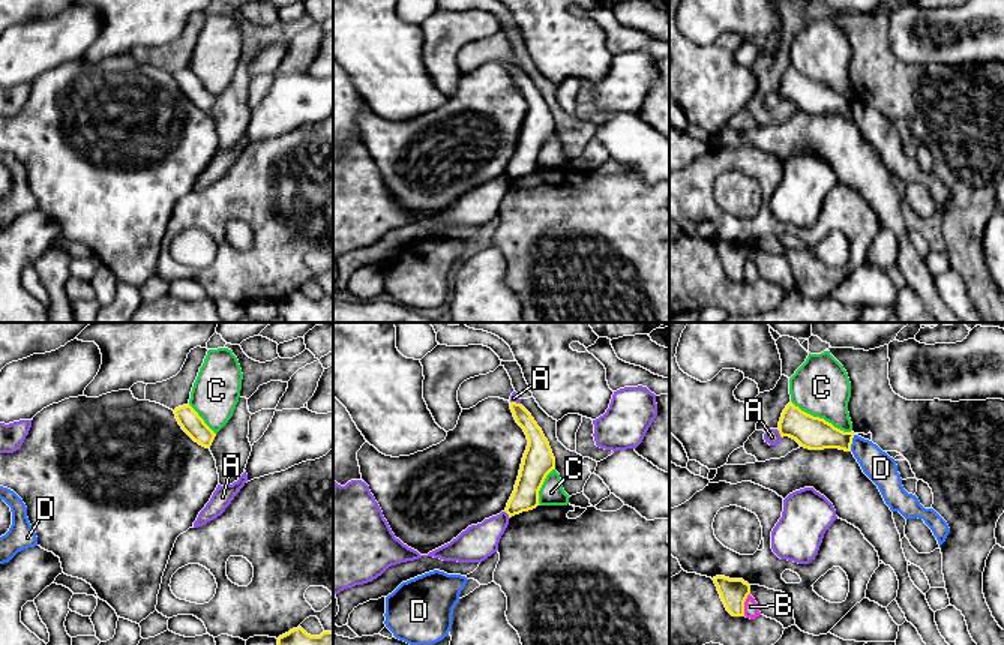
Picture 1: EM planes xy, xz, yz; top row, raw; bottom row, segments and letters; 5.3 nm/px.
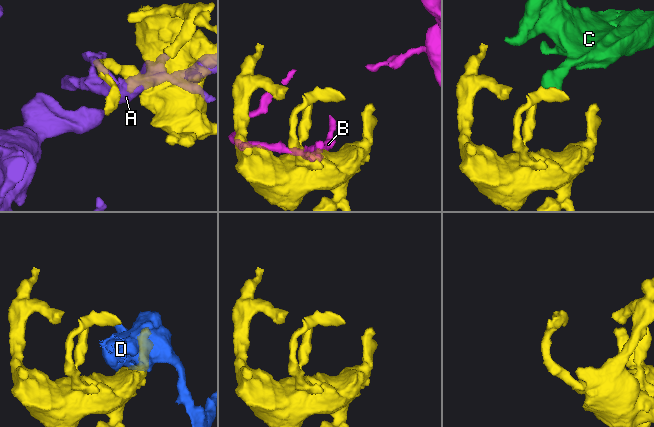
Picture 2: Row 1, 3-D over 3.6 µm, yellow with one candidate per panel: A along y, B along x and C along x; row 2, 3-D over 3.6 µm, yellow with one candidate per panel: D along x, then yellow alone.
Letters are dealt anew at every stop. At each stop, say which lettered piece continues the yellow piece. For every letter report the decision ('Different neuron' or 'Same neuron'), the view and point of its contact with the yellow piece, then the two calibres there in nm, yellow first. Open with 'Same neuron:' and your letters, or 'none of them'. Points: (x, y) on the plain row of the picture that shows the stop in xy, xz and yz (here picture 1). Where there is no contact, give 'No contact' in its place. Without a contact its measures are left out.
Same neuron: none of them
A: Different neuron. Touches yellow at yz (779, 96). Thickness 180 nm (yellow) against 80 nm
B: Different neuron. Touches yellow at yz (743, 269). Thickness 140 nm (yellow) against 80 nm
C: Different neuron. Touches yellow at yz (821, 83). Thickness 180 nm (yellow) against 300 nm
D: Different neuron. Touches yellow at yz (851, 105). Thickness 180 nm (yellow) against 160 nm

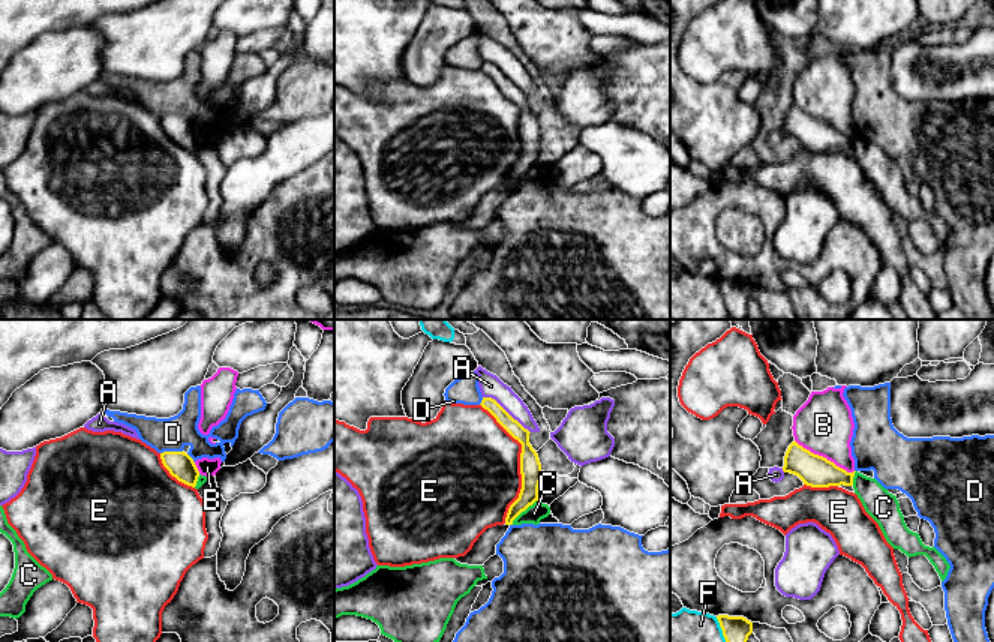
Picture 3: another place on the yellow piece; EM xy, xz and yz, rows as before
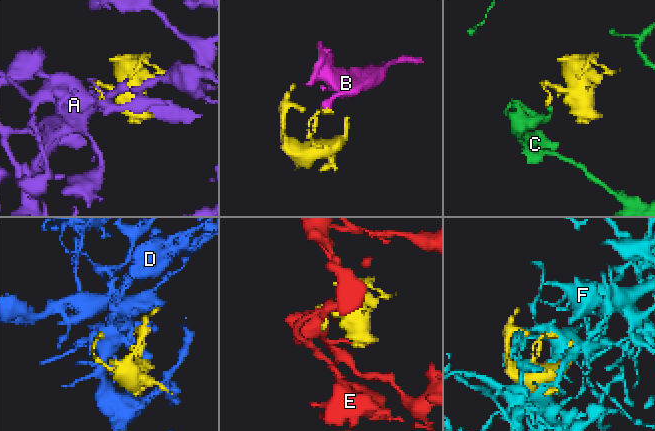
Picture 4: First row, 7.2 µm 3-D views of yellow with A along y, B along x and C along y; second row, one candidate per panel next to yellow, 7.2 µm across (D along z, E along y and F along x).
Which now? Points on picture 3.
Same neuron: none of them
A: Different neuron. Touches yellow at xz (505, 75). Thickness 80 nm (yellow) against 120 nm
B: Different neuron. Touches yellow at yz (825, 122). Thickness 170 nm (yellow) against 320 nm
C: Different neuron. Touches yellow at xz (523, 174). Thickness 110 nm (yellow) against 100 nm
D: Different neuron. Touches yellow at xy (171, 116). Thickness 140 nm (yellow) against 180 nm
E: Different neuron. Touches yellow at xz (520, 128). Thickness 110 nm (yellow) against 500 nm
F: Different neuron. Touches yellow at yz (723, 299). Thickness 140 nm (yellow) against 460 nm

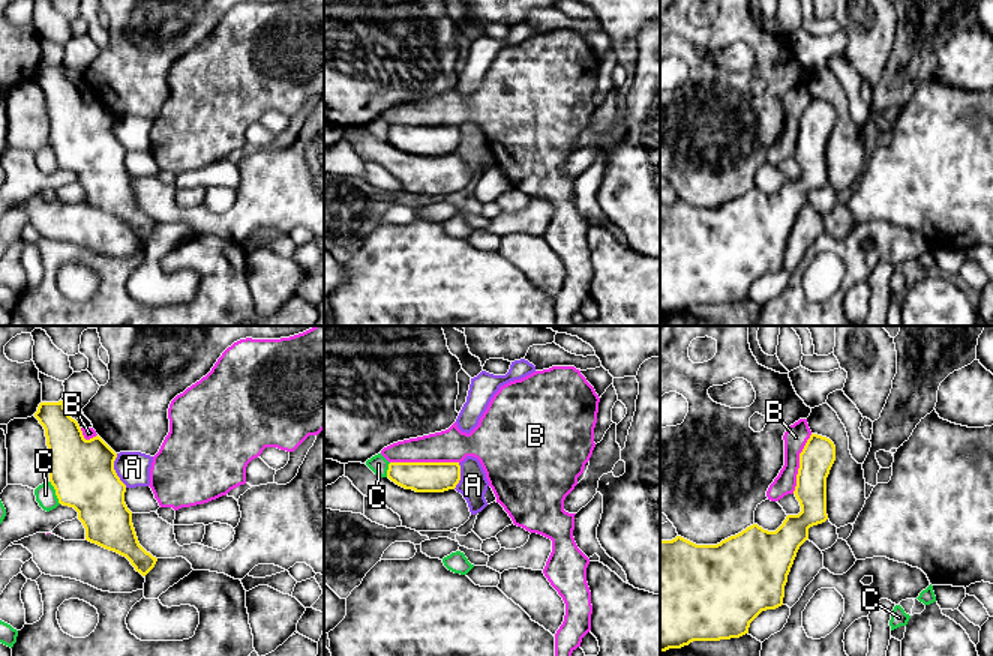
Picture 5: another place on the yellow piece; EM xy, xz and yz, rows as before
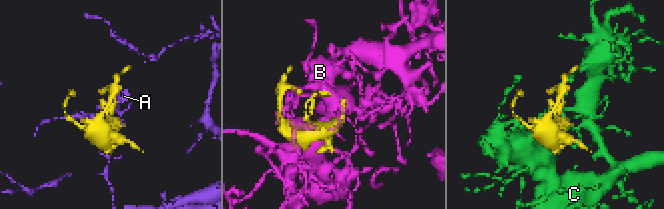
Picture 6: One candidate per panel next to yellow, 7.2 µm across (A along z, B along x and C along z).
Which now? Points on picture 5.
Same neuron: none of them
A: Different neuron. Touches yellow at xy (114, 134). Thickness 340 nm (yellow) against 180 nm
B: Different neuron. Touches yellow at xz (425, 126). Thickness 160 nm (yellow) against 180 nm
C: Different neuron. Touches yellow at xy (56, 156). Thickness 340 nm (yellow) against 110 nm

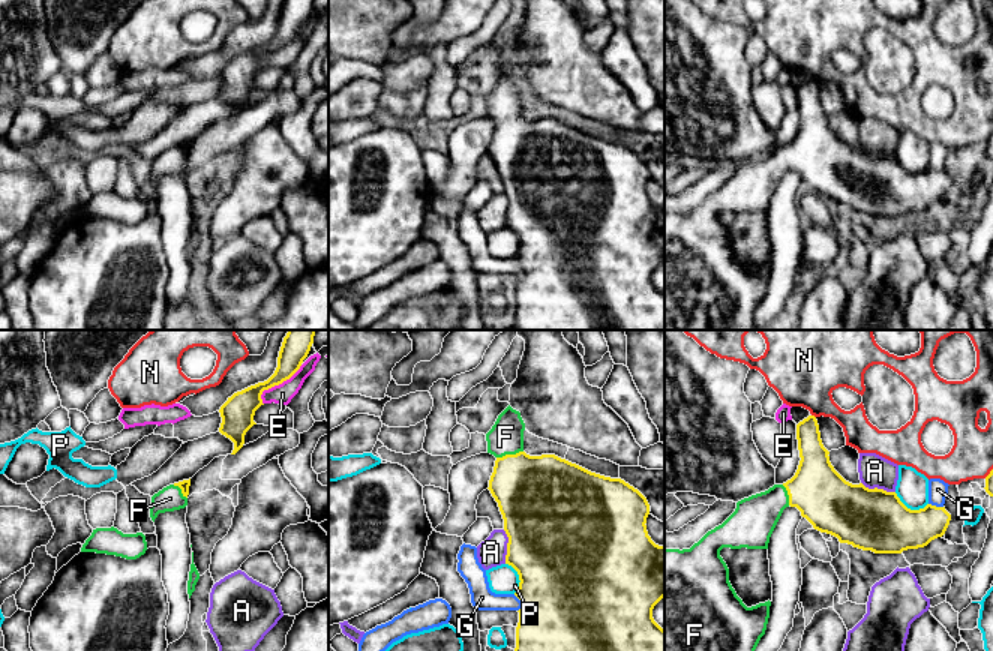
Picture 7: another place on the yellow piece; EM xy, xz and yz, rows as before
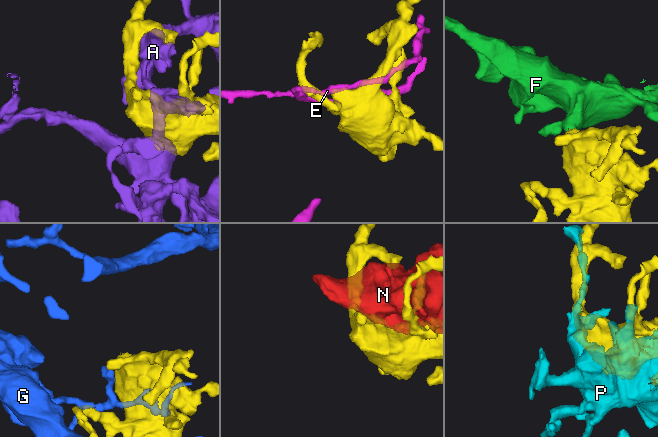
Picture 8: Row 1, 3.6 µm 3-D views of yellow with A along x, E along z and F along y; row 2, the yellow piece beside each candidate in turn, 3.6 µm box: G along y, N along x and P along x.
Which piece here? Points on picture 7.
Same neuron: F
A: Different neuron. Touches yellow at xz (507, 210). Thickness 500 nm (yellow) against 150 nm
E: Different neuron. Touches yellow at xy (276, 48). Thickness 170 nm (yellow) against 110 nm
F: Same neuron. Touches yellow at xz (509, 119). Thickness 420 nm (yellow) against 190 nm
G: Different neuron. Touches yellow at xz (522, 267). Thickness 500 nm (yellow) against 120 nm
N: Different neuron. Touches yellow at yz (813, 80). Thickness 160 nm (yellow) against 360 nm
P: Different neuron. Touches yellow at yz (909, 173). Thickness 340 nm (yellow) against 180 nm

